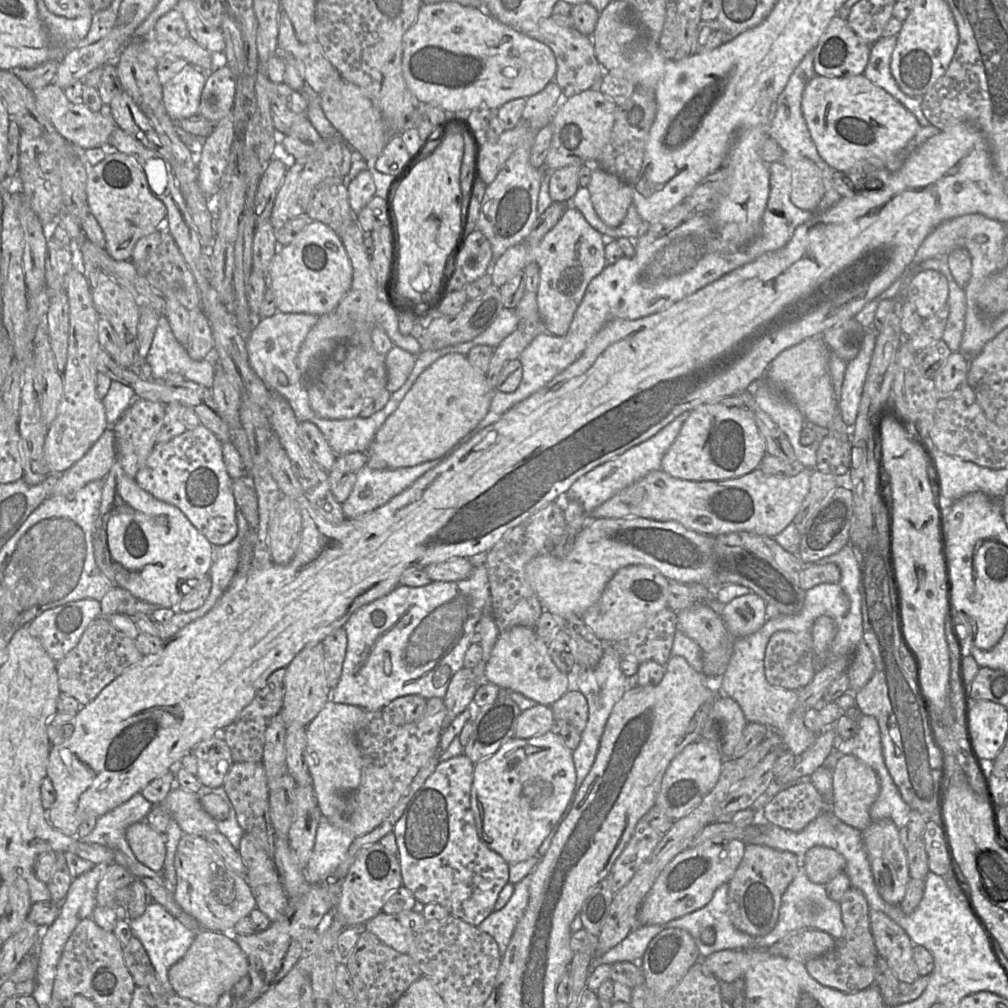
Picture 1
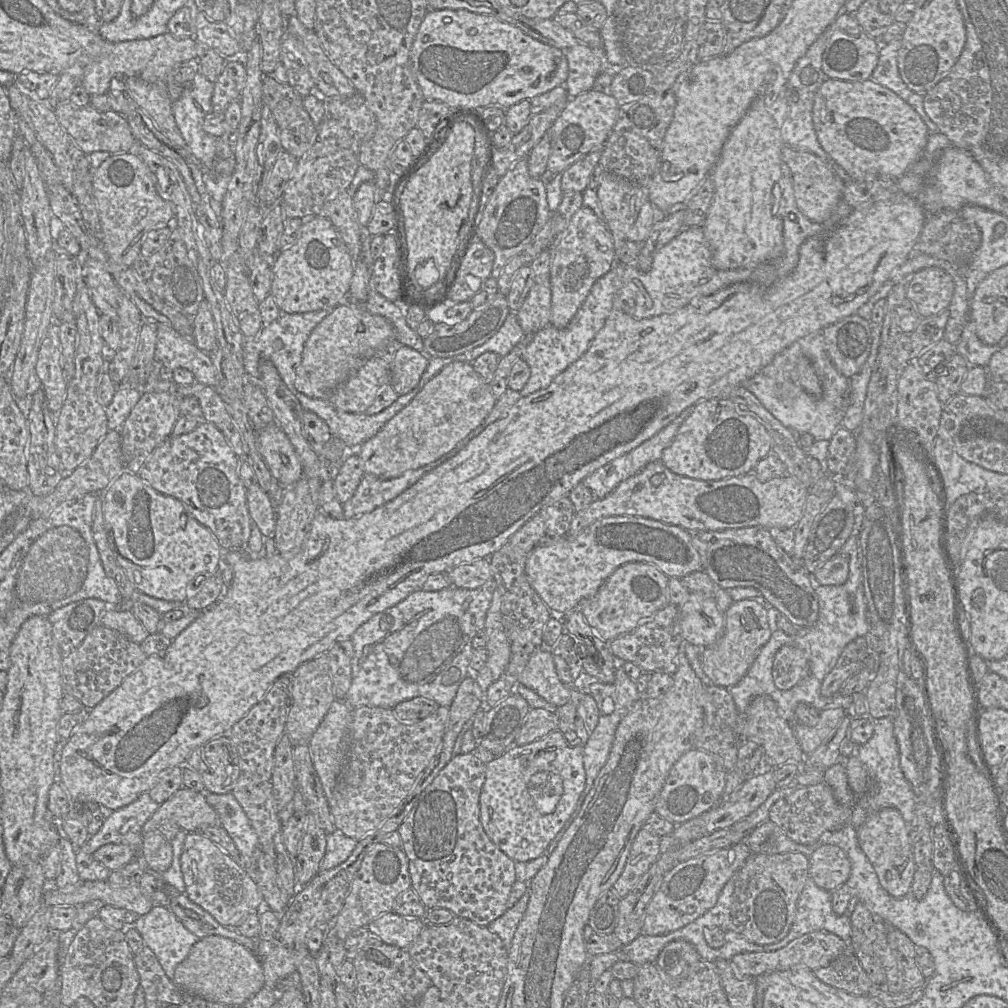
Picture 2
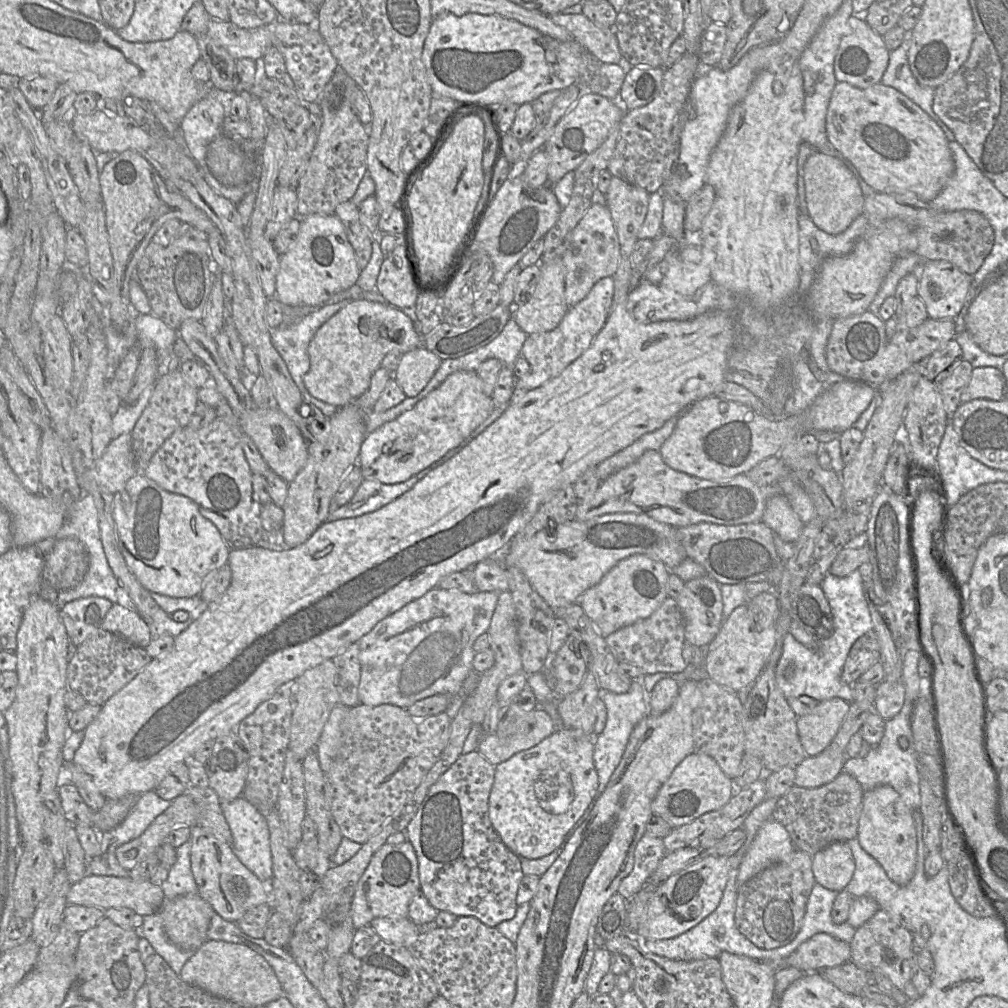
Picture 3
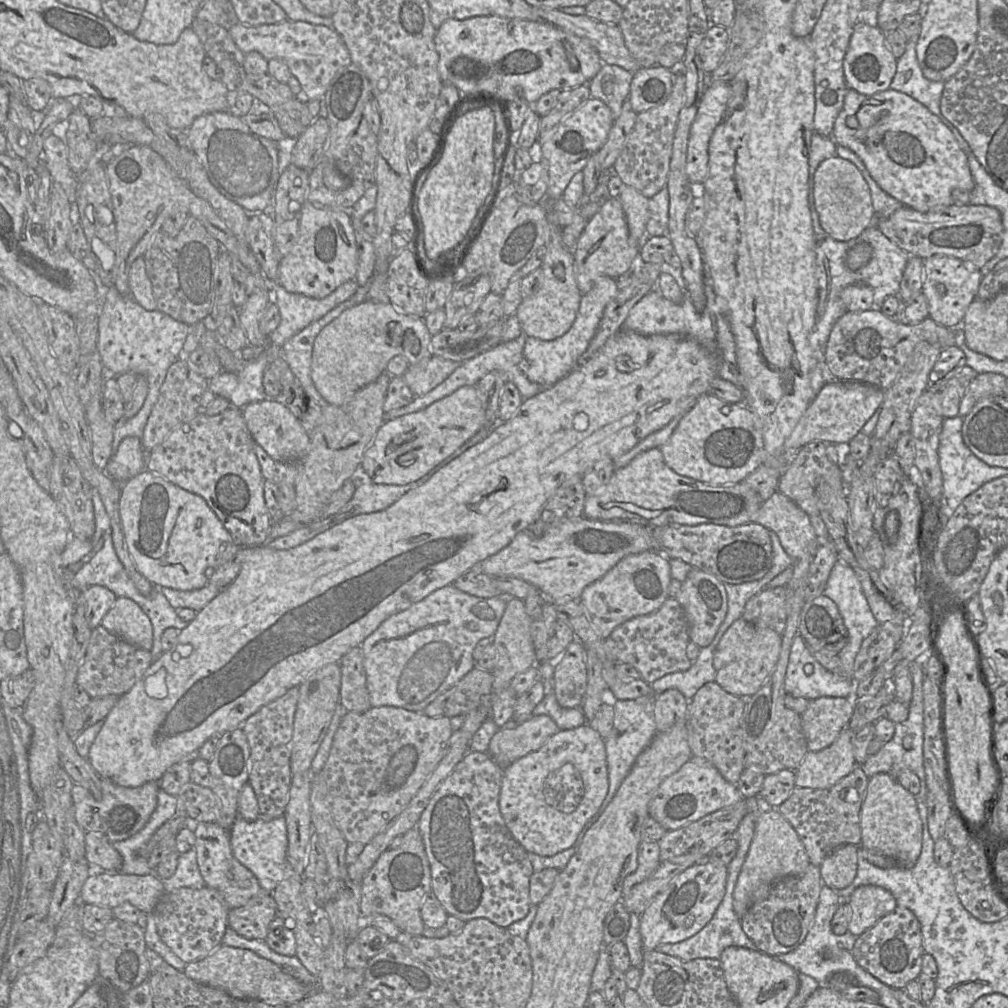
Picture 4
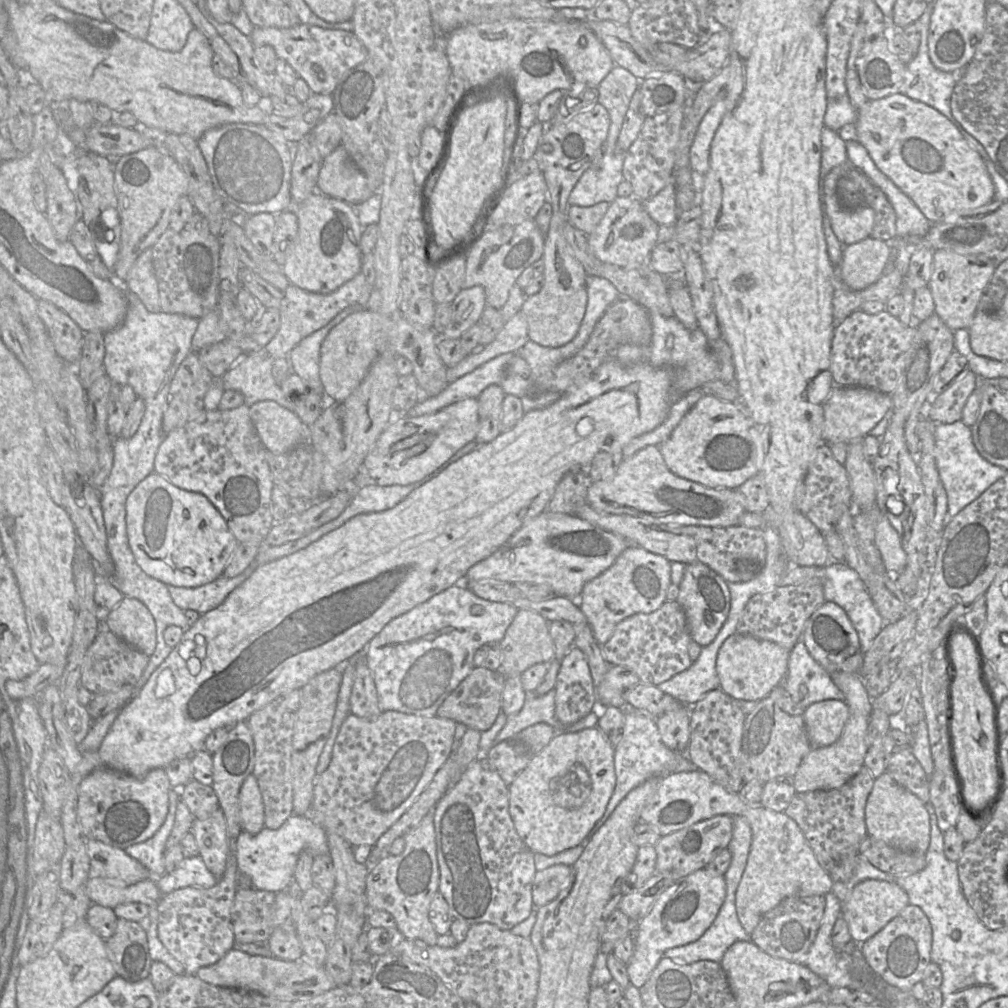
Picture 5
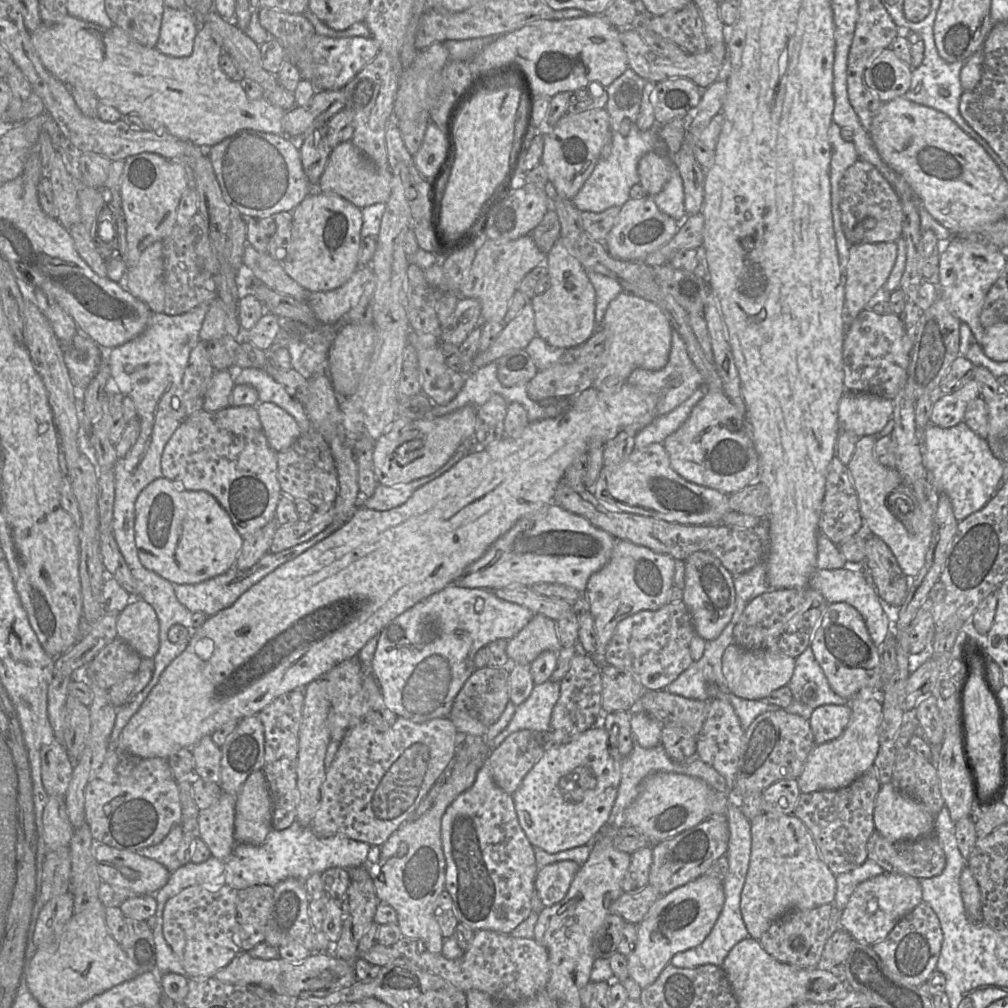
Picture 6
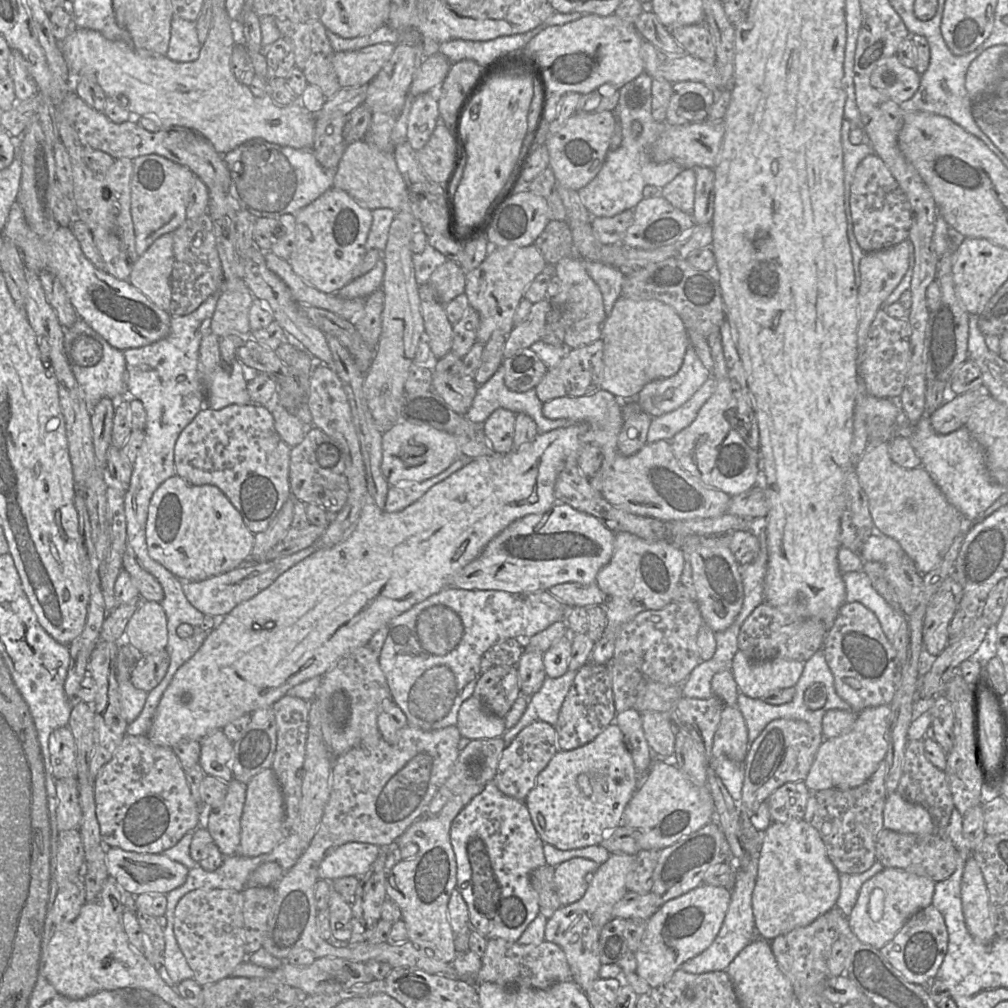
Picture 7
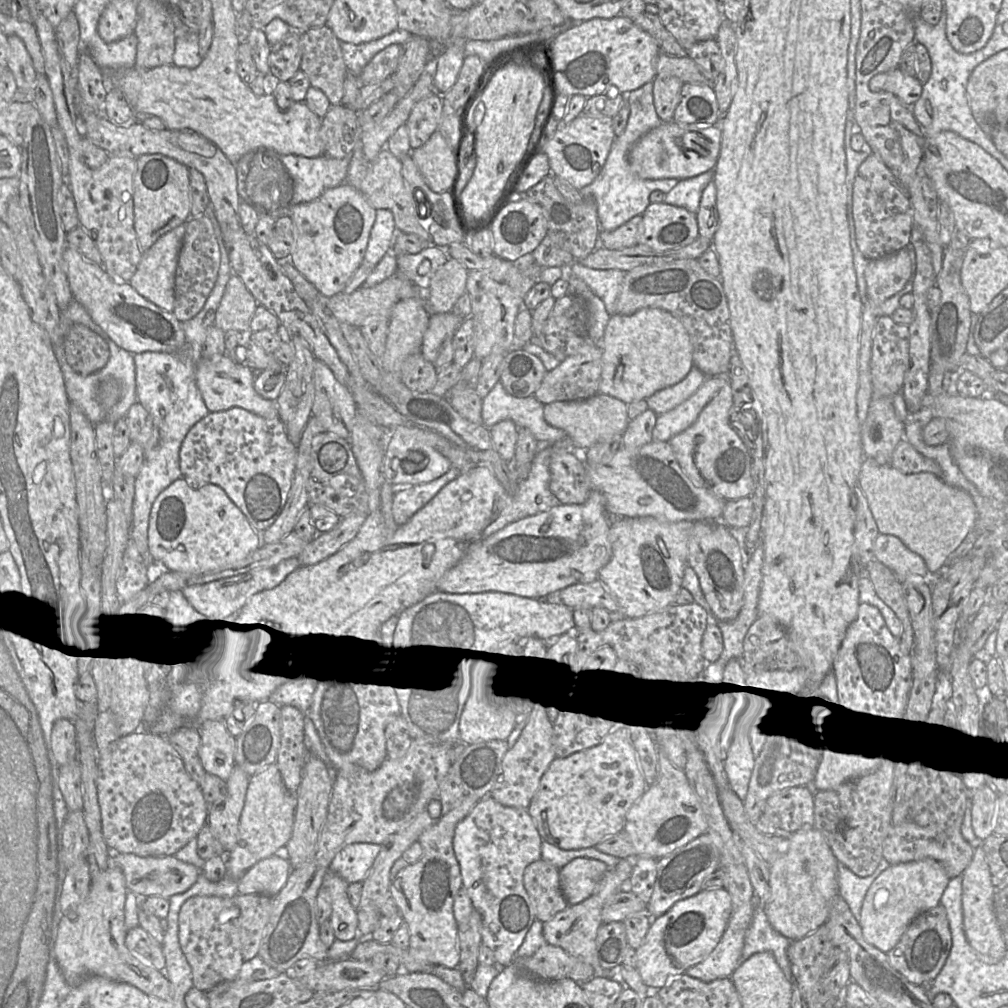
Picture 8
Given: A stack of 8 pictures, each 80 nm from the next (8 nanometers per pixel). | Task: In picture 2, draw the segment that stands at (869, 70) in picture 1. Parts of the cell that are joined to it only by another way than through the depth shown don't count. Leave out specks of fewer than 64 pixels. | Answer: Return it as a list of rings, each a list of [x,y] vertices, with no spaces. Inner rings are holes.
[[[901,39],[893,40],[888,44],[882,44],[878,64],[871,75],[871,80],[890,89],[911,105],[931,133],[940,132],[937,125],[931,121],[924,110],[924,94],[909,89],[901,78],[898,69],[898,53],[901,44]]]

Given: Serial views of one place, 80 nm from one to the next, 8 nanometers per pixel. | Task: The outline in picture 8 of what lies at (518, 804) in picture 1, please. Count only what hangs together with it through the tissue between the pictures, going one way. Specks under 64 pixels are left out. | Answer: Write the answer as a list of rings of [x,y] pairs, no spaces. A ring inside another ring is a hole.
[[[617,725],[599,745],[565,758],[556,757],[543,774],[528,811],[544,842],[563,850],[595,847],[605,838],[624,829],[627,812],[641,798],[647,786],[629,733],[625,727]]]

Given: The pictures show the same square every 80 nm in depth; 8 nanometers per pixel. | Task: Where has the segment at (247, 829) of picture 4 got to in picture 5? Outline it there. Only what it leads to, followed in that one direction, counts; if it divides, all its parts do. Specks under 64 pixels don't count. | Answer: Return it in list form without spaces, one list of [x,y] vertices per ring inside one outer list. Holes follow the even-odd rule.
[[[291,815],[278,829],[264,827],[253,835],[241,830],[236,841],[235,858],[239,874],[249,880],[250,886],[258,890],[279,892],[289,890],[294,885],[294,871],[301,853],[308,852],[312,857],[329,853],[325,830],[308,816]]]

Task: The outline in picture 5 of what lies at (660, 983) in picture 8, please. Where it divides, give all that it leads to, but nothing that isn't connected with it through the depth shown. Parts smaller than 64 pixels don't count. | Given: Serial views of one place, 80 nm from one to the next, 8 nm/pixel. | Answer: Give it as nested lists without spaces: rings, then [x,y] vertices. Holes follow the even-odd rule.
[[[707,868],[679,879],[663,892],[636,926],[633,955],[626,964],[630,983],[640,989],[668,949],[698,940],[717,917],[725,896],[724,875],[710,874]]]

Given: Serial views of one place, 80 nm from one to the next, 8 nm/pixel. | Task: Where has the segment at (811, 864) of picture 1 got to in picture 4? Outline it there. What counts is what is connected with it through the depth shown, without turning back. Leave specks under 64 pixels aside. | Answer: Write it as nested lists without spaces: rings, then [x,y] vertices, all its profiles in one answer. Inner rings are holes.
[[[847,844],[836,848],[819,866],[822,882],[834,890],[848,887],[856,877],[858,846]]]

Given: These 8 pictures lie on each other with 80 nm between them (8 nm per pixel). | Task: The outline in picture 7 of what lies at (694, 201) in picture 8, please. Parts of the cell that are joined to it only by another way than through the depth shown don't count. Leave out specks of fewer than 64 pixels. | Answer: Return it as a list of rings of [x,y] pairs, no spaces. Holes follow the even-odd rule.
[[[693,169],[681,172],[662,188],[661,197],[675,208],[692,215],[694,209],[696,177]]]

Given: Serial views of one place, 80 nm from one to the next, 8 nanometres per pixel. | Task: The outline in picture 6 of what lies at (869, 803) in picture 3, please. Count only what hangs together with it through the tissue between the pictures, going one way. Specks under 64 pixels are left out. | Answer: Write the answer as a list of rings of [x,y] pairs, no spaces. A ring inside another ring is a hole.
[[[893,784],[881,785],[875,801],[875,830],[892,841],[915,841],[934,834],[935,816]]]

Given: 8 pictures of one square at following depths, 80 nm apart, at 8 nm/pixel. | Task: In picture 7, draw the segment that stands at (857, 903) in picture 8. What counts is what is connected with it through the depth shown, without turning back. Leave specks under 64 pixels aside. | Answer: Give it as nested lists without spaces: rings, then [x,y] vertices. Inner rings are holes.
[[[876,861],[869,870],[861,874],[839,874],[840,894],[835,906],[848,917],[855,906],[862,885],[884,869],[884,866]]]

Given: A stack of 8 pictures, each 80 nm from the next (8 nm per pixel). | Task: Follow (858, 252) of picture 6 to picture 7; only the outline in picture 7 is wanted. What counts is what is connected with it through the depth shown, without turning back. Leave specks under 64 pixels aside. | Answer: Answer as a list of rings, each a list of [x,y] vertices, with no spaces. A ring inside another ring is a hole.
[[[905,240],[895,246],[882,250],[865,253],[860,261],[860,282],[858,285],[858,334],[857,350],[858,356],[866,350],[866,342],[870,326],[876,314],[881,309],[884,301],[901,282],[909,268],[909,246],[913,245],[910,240]]]

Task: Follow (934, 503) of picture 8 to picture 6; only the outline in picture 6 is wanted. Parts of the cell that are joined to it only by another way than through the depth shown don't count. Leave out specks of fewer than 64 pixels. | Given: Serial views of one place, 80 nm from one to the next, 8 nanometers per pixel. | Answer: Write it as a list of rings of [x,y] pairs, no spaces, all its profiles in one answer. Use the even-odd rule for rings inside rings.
[[[877,435],[859,437],[847,467],[857,492],[865,528],[885,542],[894,554],[899,567],[908,577],[915,577],[925,563],[933,527],[926,527],[919,534],[911,534],[890,510],[888,496],[902,483],[902,477],[896,469],[886,467],[877,460],[874,453],[876,438]]]

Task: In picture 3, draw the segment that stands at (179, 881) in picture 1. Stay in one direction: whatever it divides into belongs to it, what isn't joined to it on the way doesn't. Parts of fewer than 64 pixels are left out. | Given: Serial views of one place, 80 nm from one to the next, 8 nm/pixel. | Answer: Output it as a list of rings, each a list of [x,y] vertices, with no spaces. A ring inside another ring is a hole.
[[[199,825],[191,828],[189,841],[191,872],[197,885],[197,894],[211,905],[216,914],[236,923],[253,907],[270,903],[268,883],[260,881],[238,860],[231,845]]]

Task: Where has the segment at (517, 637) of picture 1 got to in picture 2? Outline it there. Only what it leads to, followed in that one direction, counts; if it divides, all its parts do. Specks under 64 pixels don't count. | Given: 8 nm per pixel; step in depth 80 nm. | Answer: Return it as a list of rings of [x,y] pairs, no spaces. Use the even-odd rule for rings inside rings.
[[[543,645],[531,654],[521,671],[504,678],[533,690],[555,707],[569,702],[571,693],[575,692],[560,681],[550,649]]]

